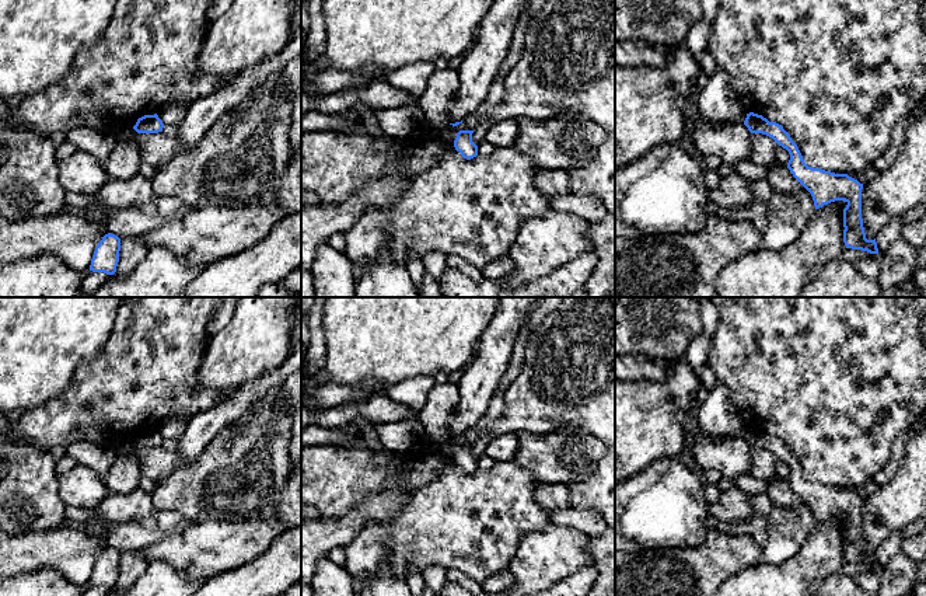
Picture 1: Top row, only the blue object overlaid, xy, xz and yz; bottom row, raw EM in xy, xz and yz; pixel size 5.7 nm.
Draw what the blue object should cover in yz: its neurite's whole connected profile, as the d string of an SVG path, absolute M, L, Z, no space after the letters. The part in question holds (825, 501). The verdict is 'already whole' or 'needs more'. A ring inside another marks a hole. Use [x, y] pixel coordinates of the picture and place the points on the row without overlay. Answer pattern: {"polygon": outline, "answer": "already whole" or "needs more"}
{"polygon": "M749 426L744 439L751 447L762 447L772 452L790 468L787 482L793 491L811 508L815 523L835 515L845 515L843 523L843 557L846 562L878 568L877 557L867 554L862 533L863 498L848 488L835 488L821 482L808 481L790 449L776 436L769 436L762 429Z", "answer": "already whole"}

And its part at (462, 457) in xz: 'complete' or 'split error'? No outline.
complete

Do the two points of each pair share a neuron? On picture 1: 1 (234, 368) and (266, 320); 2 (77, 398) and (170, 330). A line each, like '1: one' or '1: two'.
1: one
2: one

